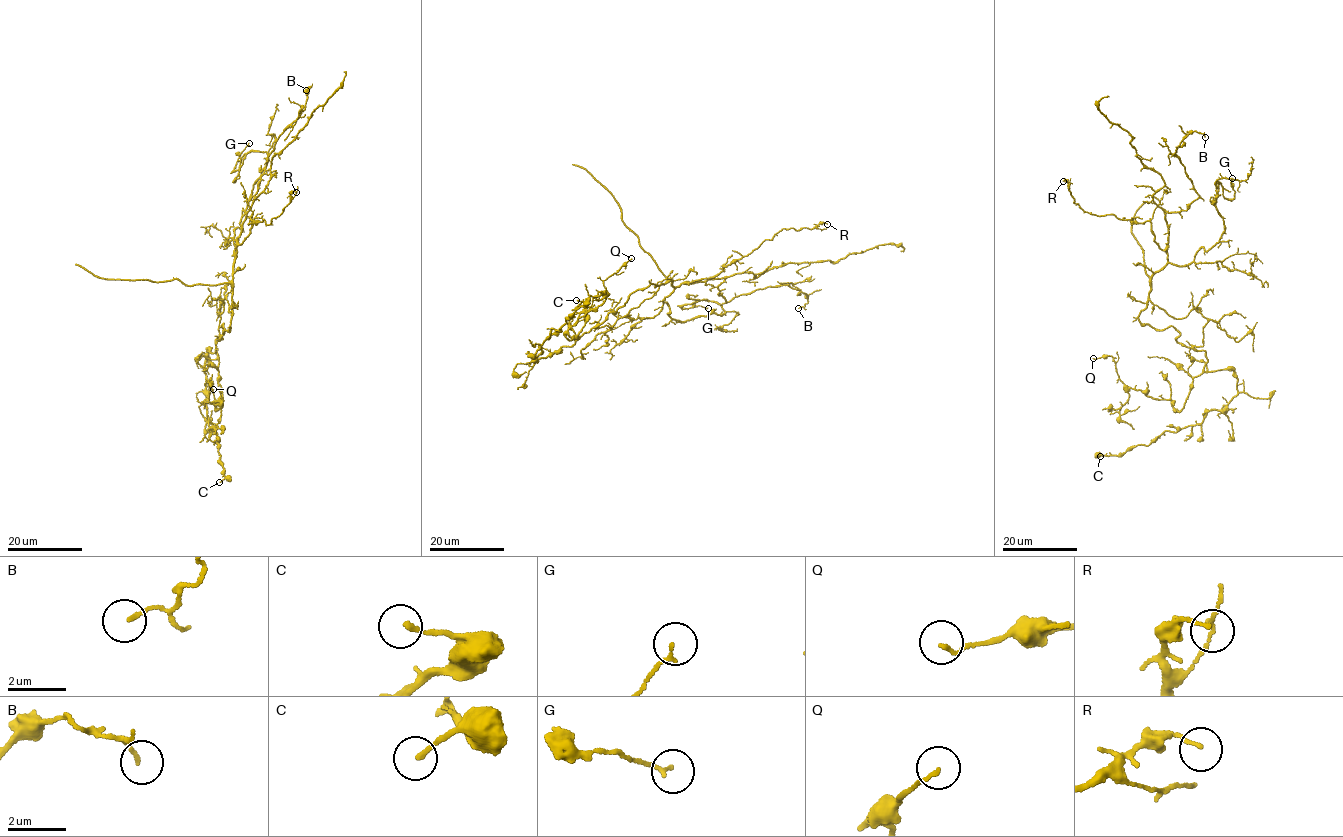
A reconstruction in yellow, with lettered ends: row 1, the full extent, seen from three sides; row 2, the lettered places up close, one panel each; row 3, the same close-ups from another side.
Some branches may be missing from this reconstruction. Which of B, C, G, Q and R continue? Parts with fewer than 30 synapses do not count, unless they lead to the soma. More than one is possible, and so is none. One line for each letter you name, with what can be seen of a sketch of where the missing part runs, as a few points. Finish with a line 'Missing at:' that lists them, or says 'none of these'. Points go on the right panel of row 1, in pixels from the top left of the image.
Missing at: none of these

